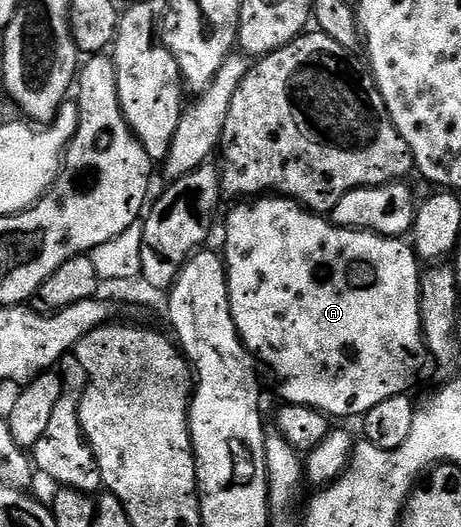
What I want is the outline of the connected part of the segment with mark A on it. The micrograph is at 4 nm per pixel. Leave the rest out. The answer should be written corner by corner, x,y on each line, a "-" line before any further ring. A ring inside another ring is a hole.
254,197
249,201
238,201
234,208
230,211
230,216
226,219
226,251
224,250
224,262
226,264
226,280
228,281
228,293
230,294
230,308
232,309
232,317
234,324
238,330
238,338
245,345
246,350
259,364
262,363
278,378
278,391
283,395
287,404
296,406
310,407
312,410
320,411
327,417
335,419
346,419
349,415
361,417
368,414
373,407
380,405
380,401
388,401
388,397
396,397
397,395
409,392
411,389
410,382
418,375
418,358
424,355
424,340
422,338
422,326
420,325
420,260
414,254
413,246
409,242
403,241
398,237
387,237
385,235
375,235
373,231
353,231
350,227
336,227
329,218
323,217
321,214
313,211
307,211
300,203
294,202
292,199
285,197

